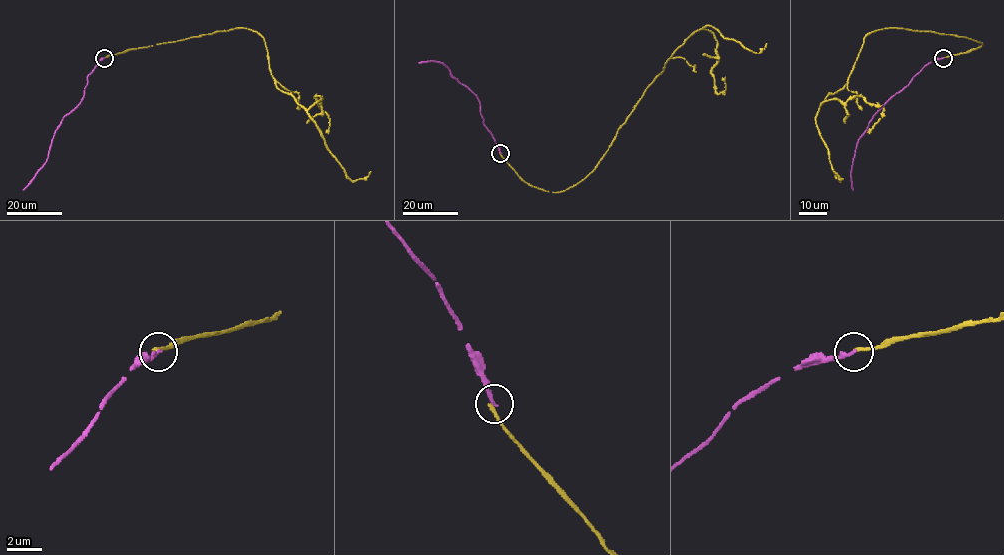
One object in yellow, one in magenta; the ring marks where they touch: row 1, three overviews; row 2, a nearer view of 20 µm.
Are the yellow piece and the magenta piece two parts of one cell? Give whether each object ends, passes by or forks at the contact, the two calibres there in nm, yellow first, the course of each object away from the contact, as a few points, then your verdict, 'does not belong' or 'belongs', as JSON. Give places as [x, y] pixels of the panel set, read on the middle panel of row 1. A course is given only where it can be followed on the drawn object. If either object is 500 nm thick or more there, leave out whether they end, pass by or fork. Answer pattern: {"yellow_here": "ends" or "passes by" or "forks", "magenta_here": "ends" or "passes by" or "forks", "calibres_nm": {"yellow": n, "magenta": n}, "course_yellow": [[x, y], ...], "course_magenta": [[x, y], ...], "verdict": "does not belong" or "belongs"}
{"yellow_here": "ends", "magenta_here": "ends", "calibres_nm": {"yellow": 180, "magenta": 240}, "course_yellow": [[500, 153], [532, 186], [564, 191], [595, 168], [695, 31], [717, 41], [717, 93], [722, 77]], "course_magenta": [[500, 153], [483, 124], [478, 97], [451, 75], [442, 63], [419, 63]], "verdict": "does not belong"}

